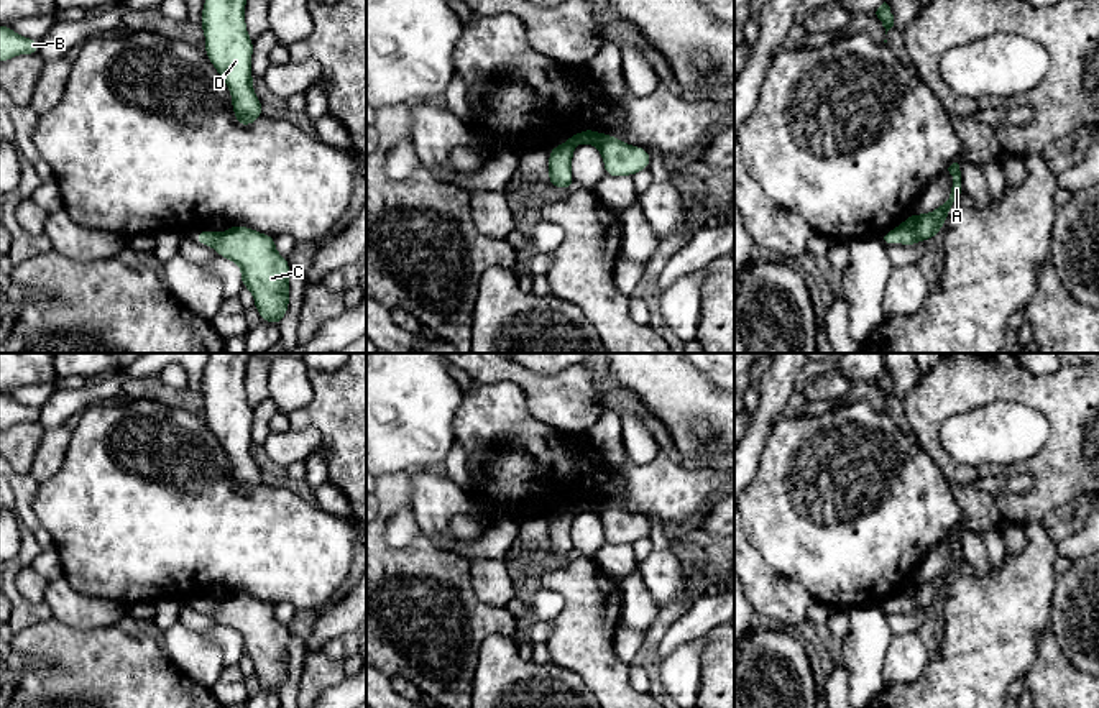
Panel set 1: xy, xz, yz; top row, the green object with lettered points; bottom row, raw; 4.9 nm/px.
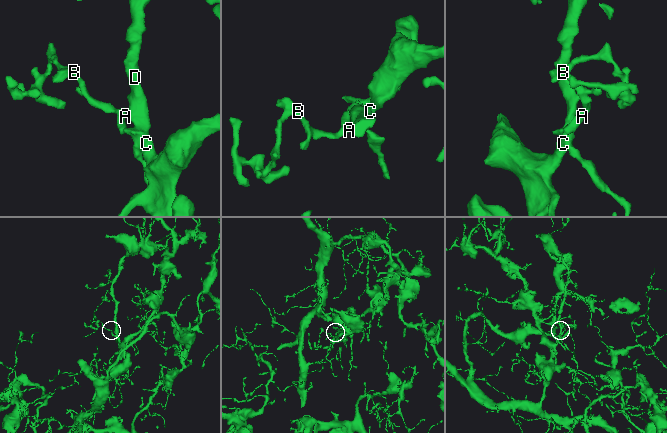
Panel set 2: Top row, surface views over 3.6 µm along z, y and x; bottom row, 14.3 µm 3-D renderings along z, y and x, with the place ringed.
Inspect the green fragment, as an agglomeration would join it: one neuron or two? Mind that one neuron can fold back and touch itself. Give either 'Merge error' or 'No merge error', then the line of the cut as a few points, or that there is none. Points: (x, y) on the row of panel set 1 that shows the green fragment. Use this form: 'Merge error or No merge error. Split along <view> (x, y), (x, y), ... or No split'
No merge error. No split

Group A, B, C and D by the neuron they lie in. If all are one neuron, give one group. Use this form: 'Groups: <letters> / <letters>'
Groups: A B C D

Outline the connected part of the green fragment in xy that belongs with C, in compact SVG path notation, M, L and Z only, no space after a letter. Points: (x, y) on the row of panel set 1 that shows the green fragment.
M233 225L222 233L202 230L194 233L194 238L240 266L241 287L253 292L261 320L279 327L289 307L291 266L287 258L276 251L276 238L243 225Z

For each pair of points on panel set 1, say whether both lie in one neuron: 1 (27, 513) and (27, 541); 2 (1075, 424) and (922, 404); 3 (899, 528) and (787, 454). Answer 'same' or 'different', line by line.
1: different
2: same
3: same

